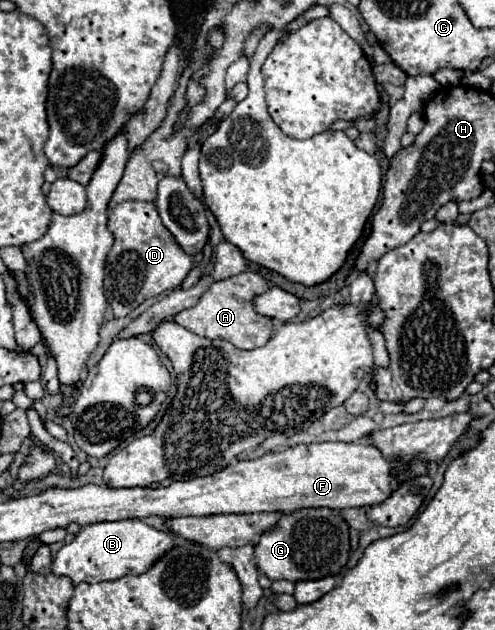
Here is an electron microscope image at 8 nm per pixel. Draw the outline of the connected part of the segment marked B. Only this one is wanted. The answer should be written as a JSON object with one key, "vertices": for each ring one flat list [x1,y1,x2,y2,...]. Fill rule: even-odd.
{"vertices":[[118,520,118,522,96,522,82,526,72,542,64,544,52,560,52,574,66,576,72,584,80,582,104,582,118,580,128,574,146,572,166,550,174,546,172,534,146,526,140,520]]}

